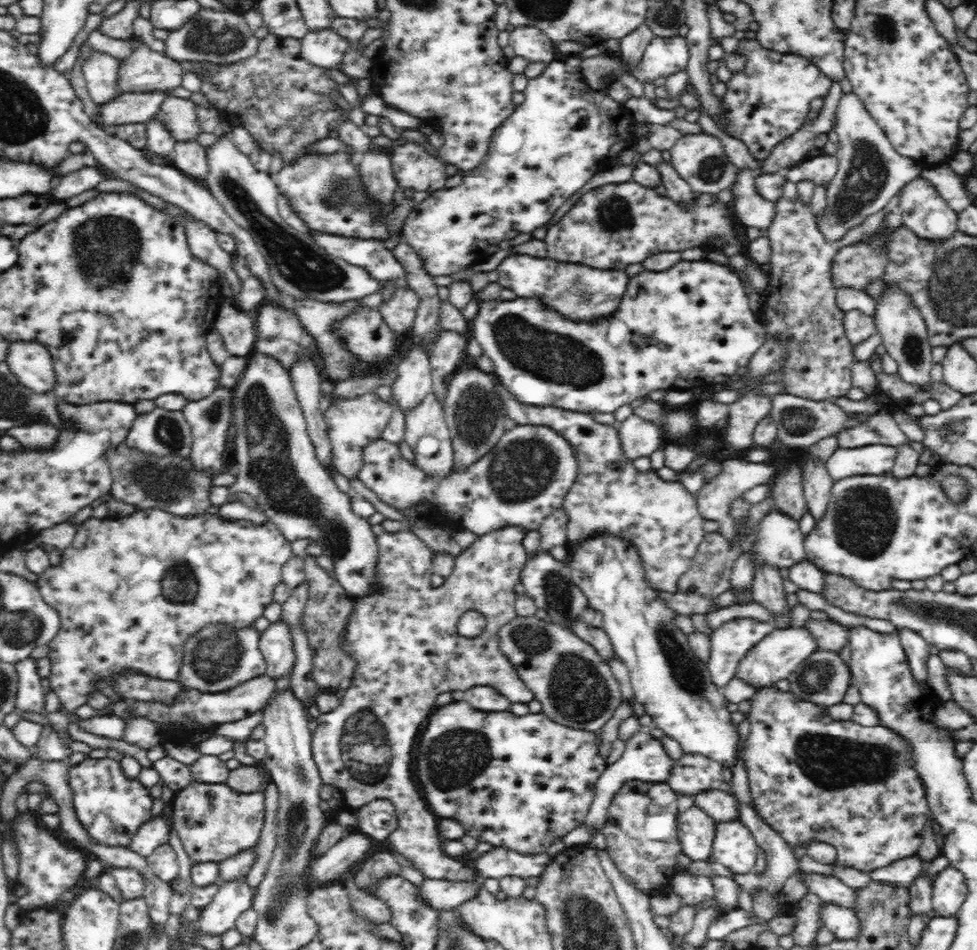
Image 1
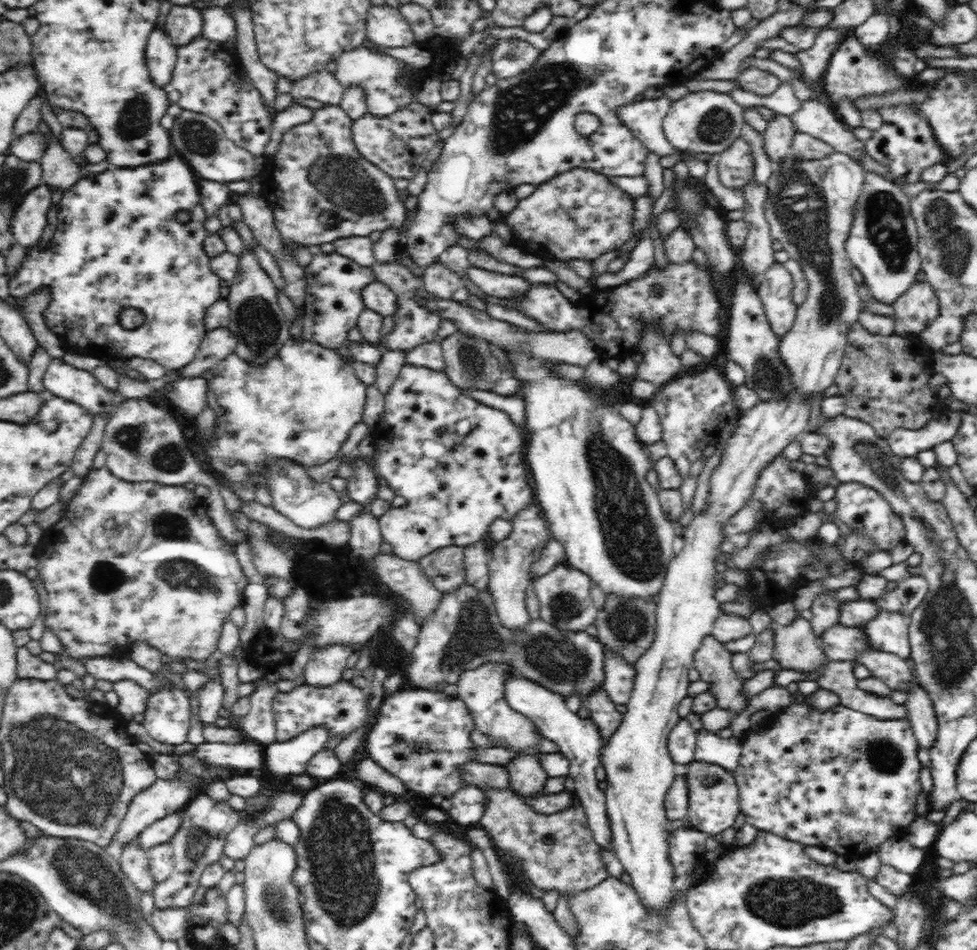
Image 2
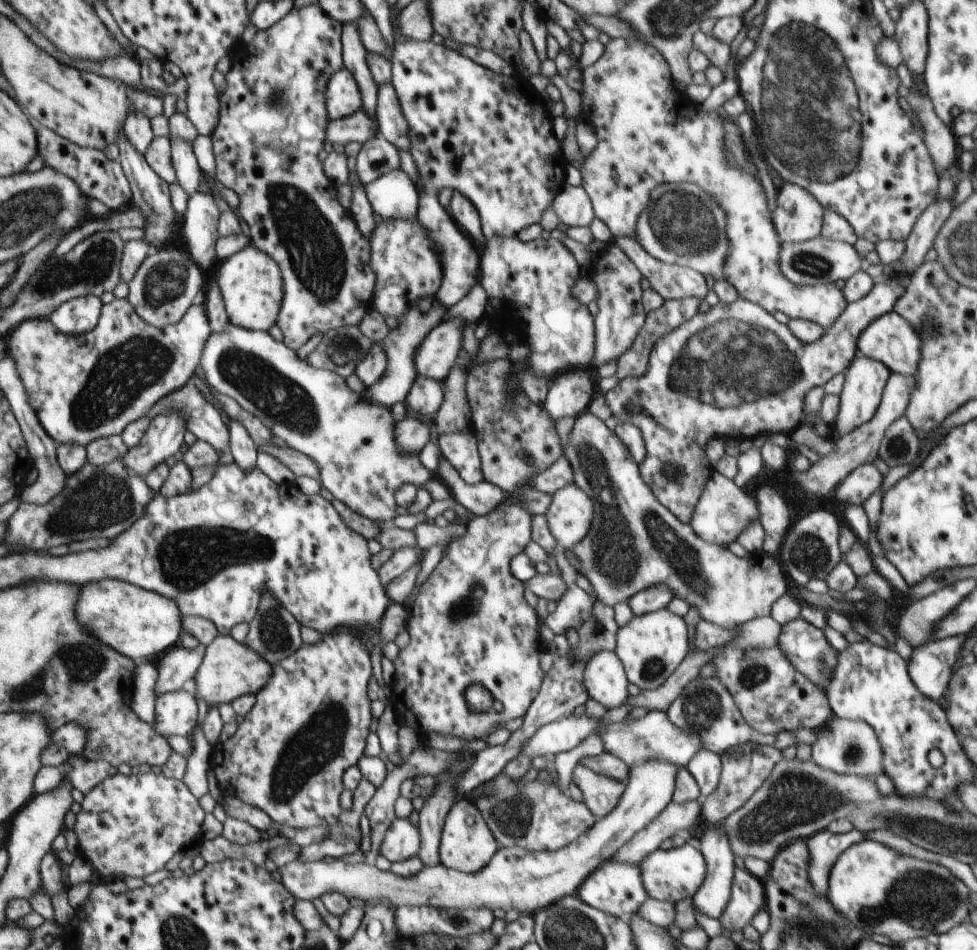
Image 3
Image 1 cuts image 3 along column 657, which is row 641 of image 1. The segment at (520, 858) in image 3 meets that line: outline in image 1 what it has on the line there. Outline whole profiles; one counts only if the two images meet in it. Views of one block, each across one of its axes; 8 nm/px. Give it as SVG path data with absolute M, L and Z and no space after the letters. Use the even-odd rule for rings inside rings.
M807 628L775 629L748 651L748 654L739 662L735 676L758 689L775 687L778 681L787 679L802 661L815 655L818 649L814 635Z

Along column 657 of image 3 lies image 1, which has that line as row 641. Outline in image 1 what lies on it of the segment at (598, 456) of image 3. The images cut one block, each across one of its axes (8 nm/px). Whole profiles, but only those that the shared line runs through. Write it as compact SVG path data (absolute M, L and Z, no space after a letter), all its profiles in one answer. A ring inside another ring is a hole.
M518 616L504 624L497 634L499 650L507 657L509 664L524 680L524 685L532 692L534 700L541 704L541 712L550 720L564 726L596 733L610 720L614 711L623 702L620 684L611 671L607 660L585 640L582 640L568 627L553 623L552 620L540 620L536 616Z

